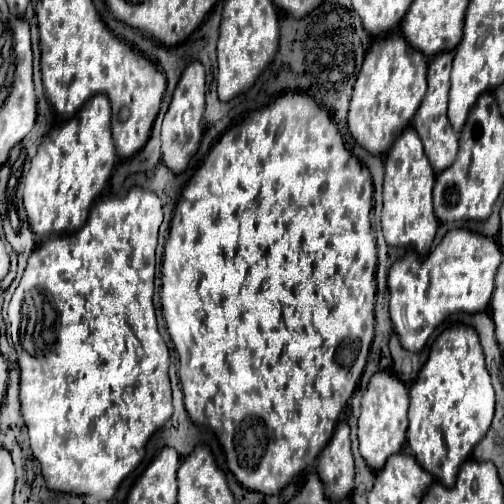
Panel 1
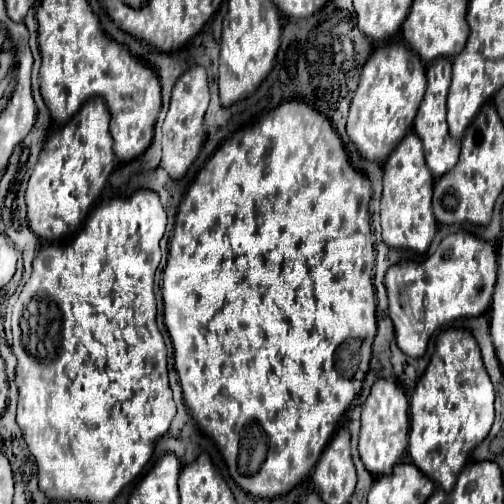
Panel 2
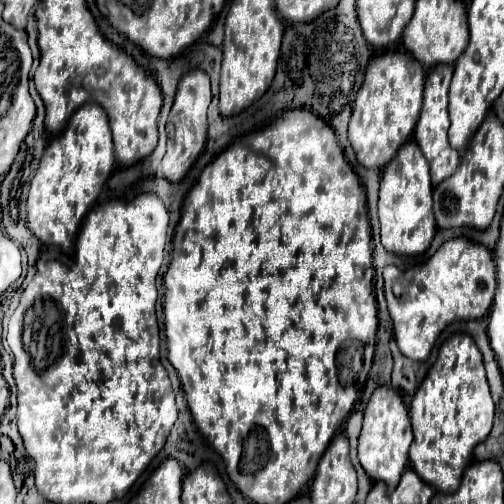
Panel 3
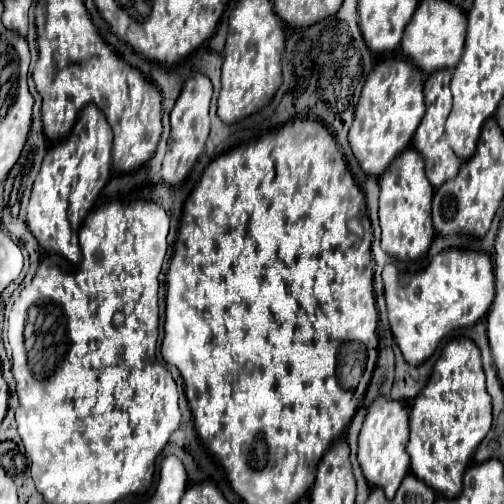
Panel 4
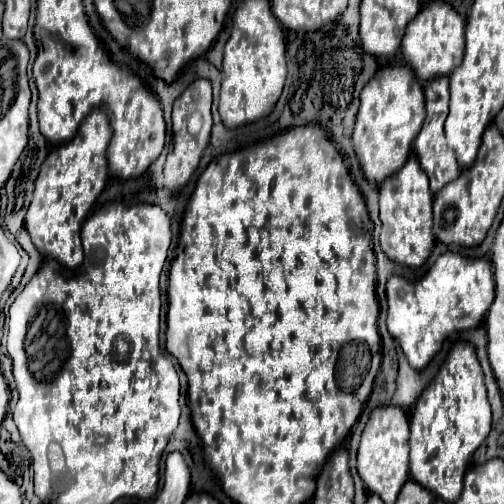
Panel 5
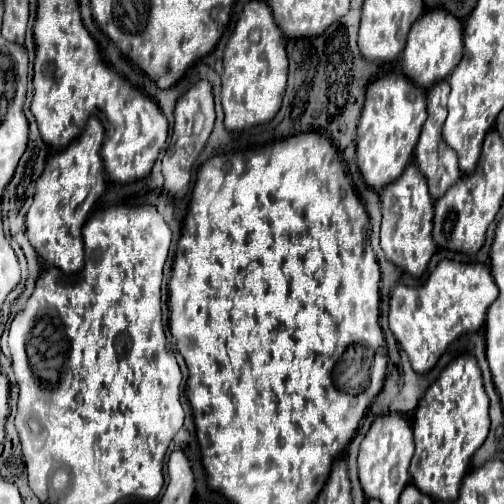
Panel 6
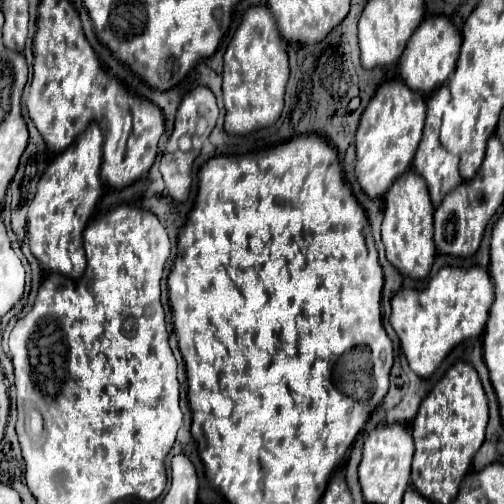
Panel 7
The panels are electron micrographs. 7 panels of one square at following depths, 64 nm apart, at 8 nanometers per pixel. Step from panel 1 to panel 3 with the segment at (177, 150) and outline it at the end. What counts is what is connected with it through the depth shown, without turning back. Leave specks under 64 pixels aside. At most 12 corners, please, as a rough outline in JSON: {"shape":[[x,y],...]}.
{"shape":[[188,72],[166,124],[162,176],[180,182],[200,156],[210,78]]}

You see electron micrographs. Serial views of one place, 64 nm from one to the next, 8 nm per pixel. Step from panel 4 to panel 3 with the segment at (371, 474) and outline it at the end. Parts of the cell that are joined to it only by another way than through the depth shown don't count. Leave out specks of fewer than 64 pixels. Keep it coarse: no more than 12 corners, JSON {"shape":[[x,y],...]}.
{"shape":[[376,388],[358,460],[390,490],[408,466],[410,416],[400,394]]}

